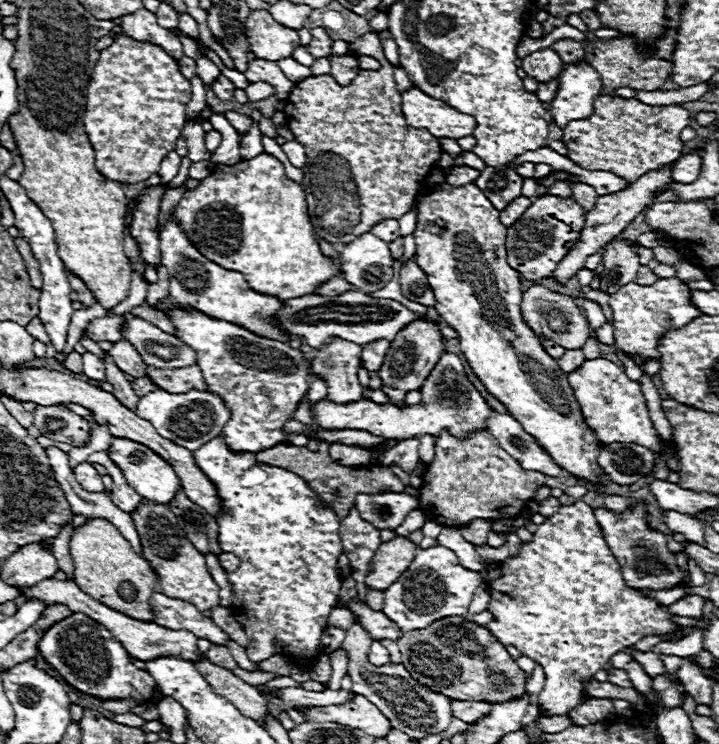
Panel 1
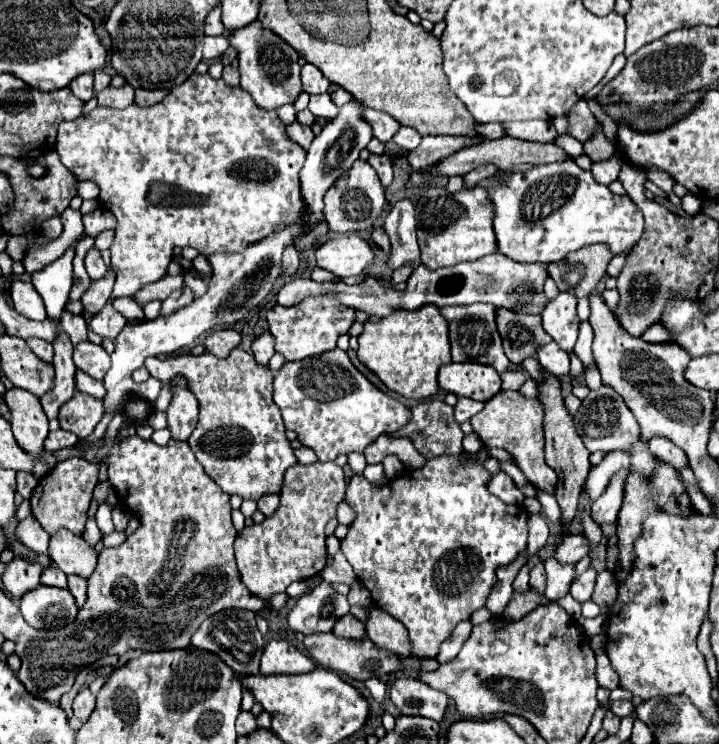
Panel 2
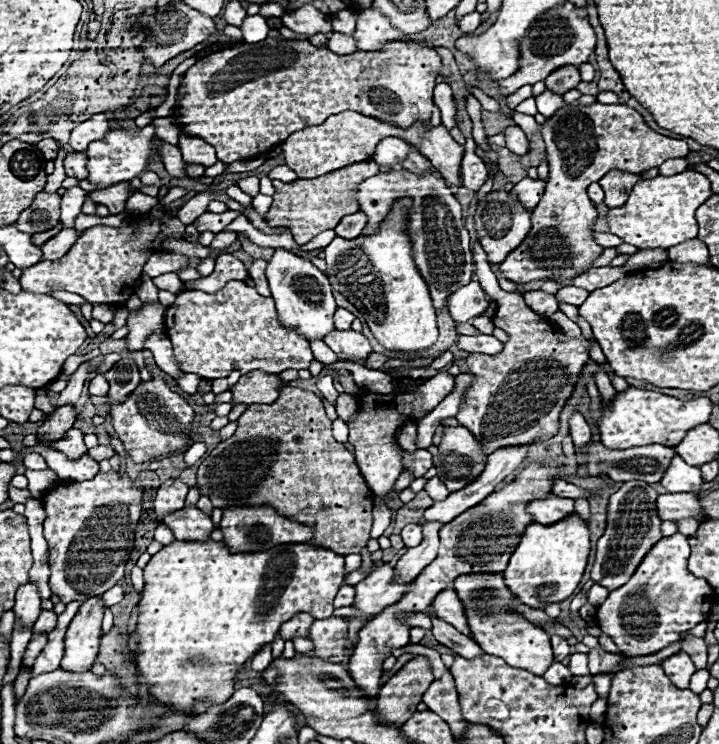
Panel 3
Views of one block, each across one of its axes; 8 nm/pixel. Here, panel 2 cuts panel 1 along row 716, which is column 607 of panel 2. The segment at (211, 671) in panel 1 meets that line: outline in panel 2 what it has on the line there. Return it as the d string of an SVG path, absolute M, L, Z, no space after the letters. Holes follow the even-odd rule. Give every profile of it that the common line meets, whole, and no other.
M604 244L586 246L578 252L570 252L566 260L550 264L548 274L560 292L574 292L576 298L584 298L596 290L610 260L612 252Z

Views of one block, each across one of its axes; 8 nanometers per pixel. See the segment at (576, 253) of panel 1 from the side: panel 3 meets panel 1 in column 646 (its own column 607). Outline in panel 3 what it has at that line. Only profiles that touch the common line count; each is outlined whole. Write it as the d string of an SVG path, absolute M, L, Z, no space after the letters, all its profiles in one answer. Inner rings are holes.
M612 170L600 180L600 186L606 192L604 202L608 208L618 208L622 202L626 202L630 190L634 188L634 182L640 180L640 174L628 174L626 170Z

